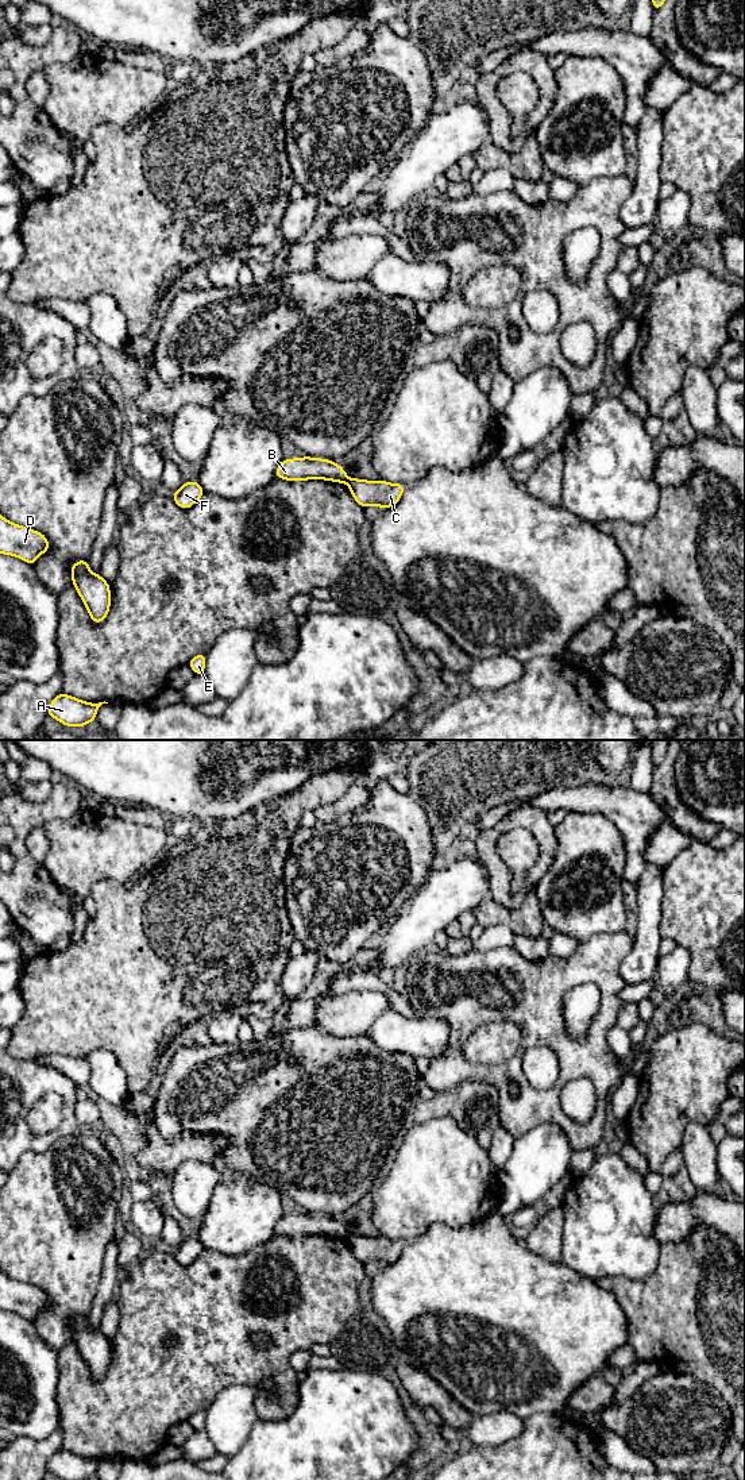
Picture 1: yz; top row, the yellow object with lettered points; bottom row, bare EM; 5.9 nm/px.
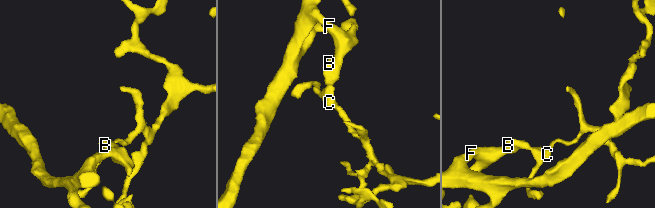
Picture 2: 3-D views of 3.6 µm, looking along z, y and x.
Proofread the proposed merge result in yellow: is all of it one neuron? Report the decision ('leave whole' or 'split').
split

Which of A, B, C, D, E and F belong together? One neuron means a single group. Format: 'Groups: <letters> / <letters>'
Groups: A B D E F / C

